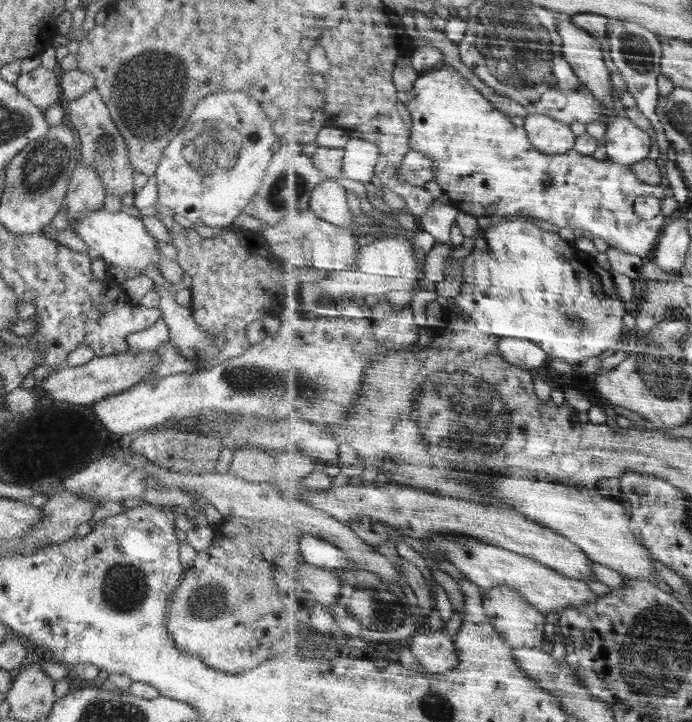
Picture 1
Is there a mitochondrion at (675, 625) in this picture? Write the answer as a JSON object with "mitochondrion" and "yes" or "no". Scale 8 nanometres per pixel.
{"mitochondrion":"yes"}

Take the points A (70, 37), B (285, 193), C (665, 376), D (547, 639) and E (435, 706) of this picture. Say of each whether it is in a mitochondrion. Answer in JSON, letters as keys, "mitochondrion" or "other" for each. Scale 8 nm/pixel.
{"A":"other","B":"mitochondrion","C":"mitochondrion","D":"other","E":"mitochondrion"}

